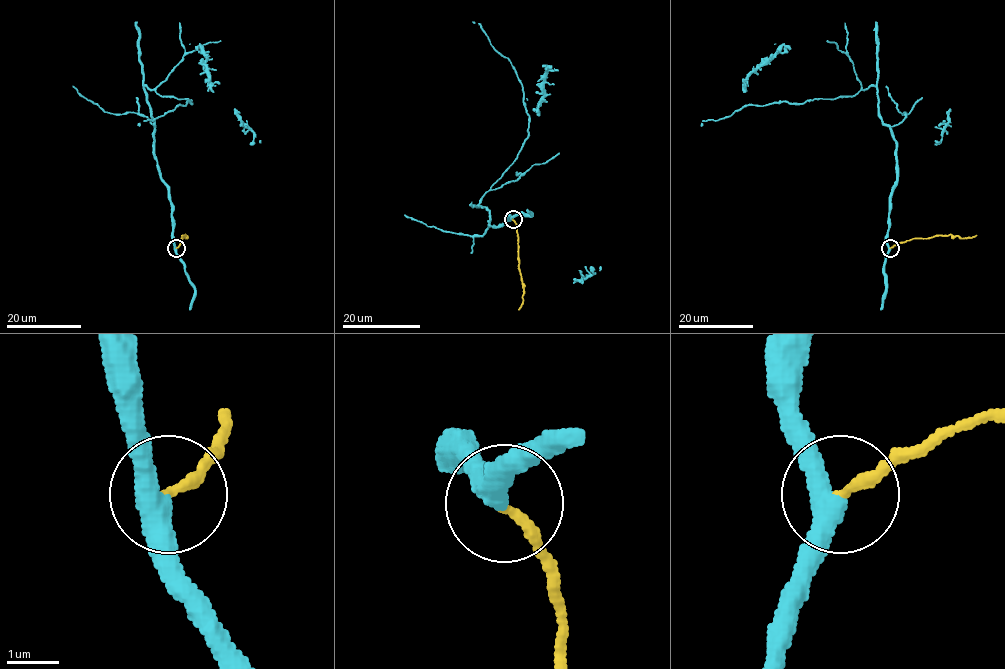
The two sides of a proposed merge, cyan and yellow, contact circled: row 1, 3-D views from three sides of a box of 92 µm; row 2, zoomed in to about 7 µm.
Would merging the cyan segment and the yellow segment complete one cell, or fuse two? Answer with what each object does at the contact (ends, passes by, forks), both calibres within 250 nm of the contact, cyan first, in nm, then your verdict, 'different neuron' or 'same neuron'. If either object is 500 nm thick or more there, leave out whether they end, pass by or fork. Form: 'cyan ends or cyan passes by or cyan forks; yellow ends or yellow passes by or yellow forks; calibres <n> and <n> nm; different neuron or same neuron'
cyan passes by; yellow ends; calibres 400 and 200 nm; same neuron

